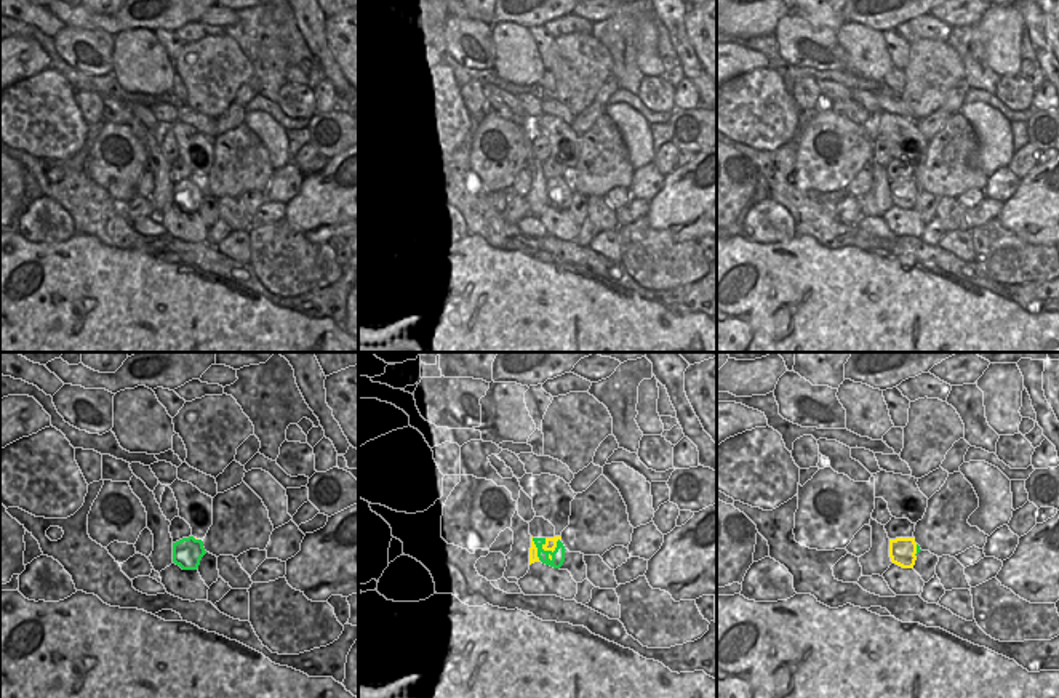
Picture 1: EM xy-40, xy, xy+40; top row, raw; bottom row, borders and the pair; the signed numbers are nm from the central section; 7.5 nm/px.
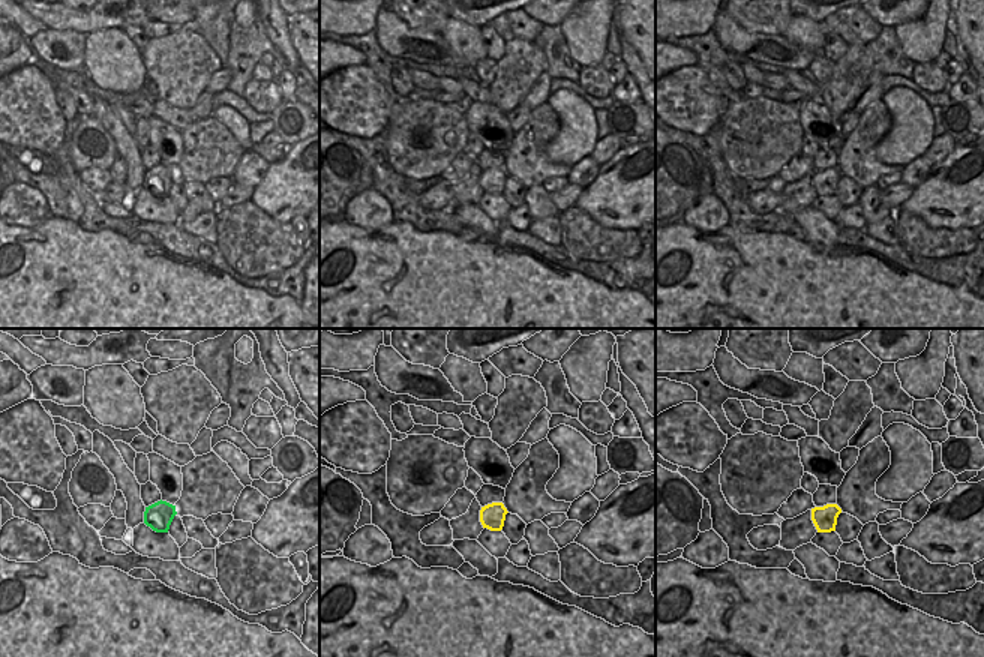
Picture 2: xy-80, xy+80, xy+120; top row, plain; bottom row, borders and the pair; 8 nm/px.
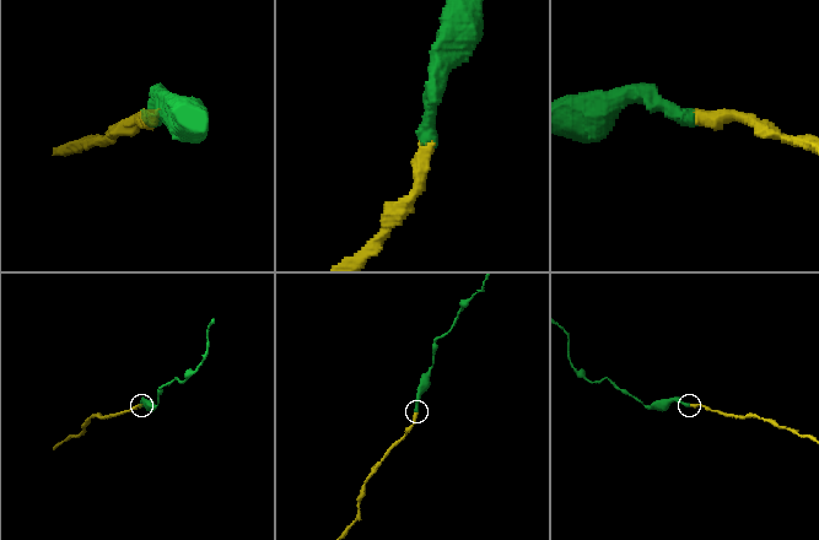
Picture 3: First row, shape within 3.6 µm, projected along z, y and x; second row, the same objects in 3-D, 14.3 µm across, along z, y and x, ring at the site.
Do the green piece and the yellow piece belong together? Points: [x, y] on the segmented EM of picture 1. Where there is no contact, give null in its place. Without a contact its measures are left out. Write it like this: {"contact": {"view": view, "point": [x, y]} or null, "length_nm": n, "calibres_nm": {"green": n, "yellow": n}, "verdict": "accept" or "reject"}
{"contact": {"view": "xy", "point": [555, 549]}, "length_nm": 190, "calibres_nm": {"green": 100, "yellow": 100}, "verdict": "accept"}

